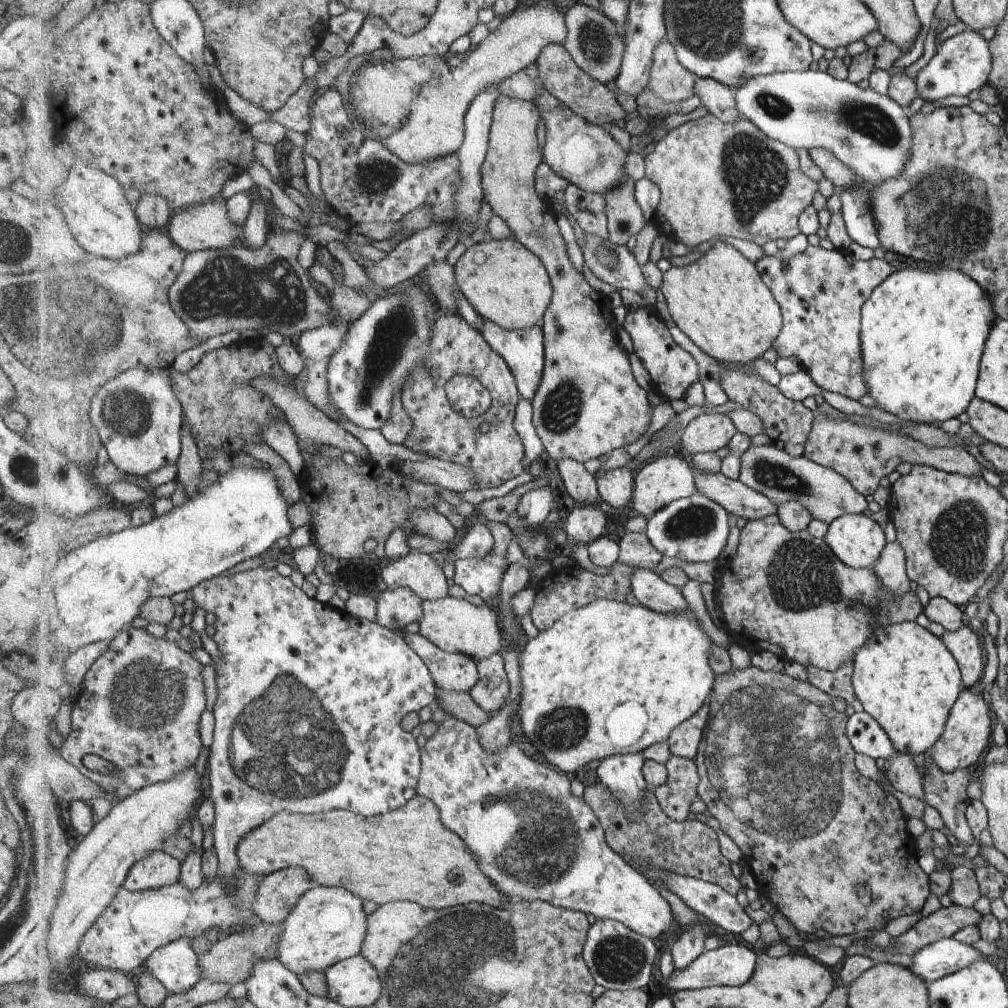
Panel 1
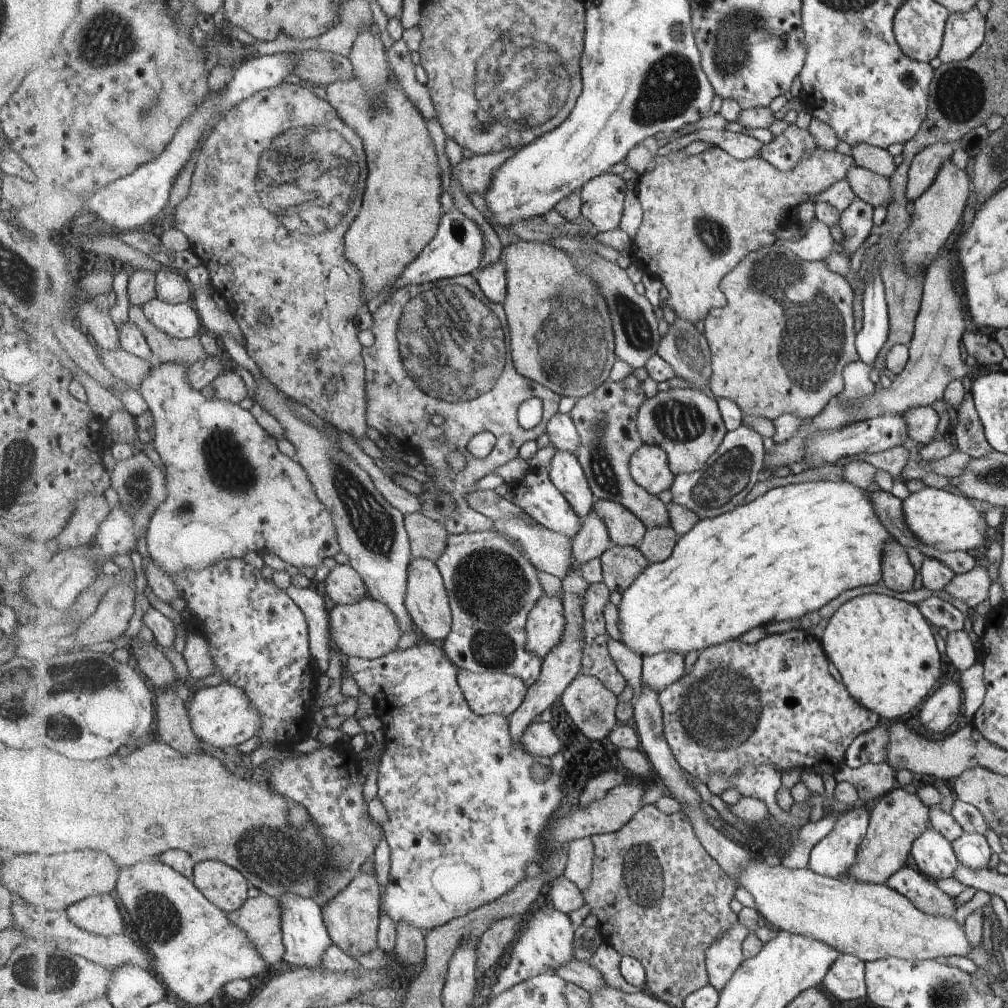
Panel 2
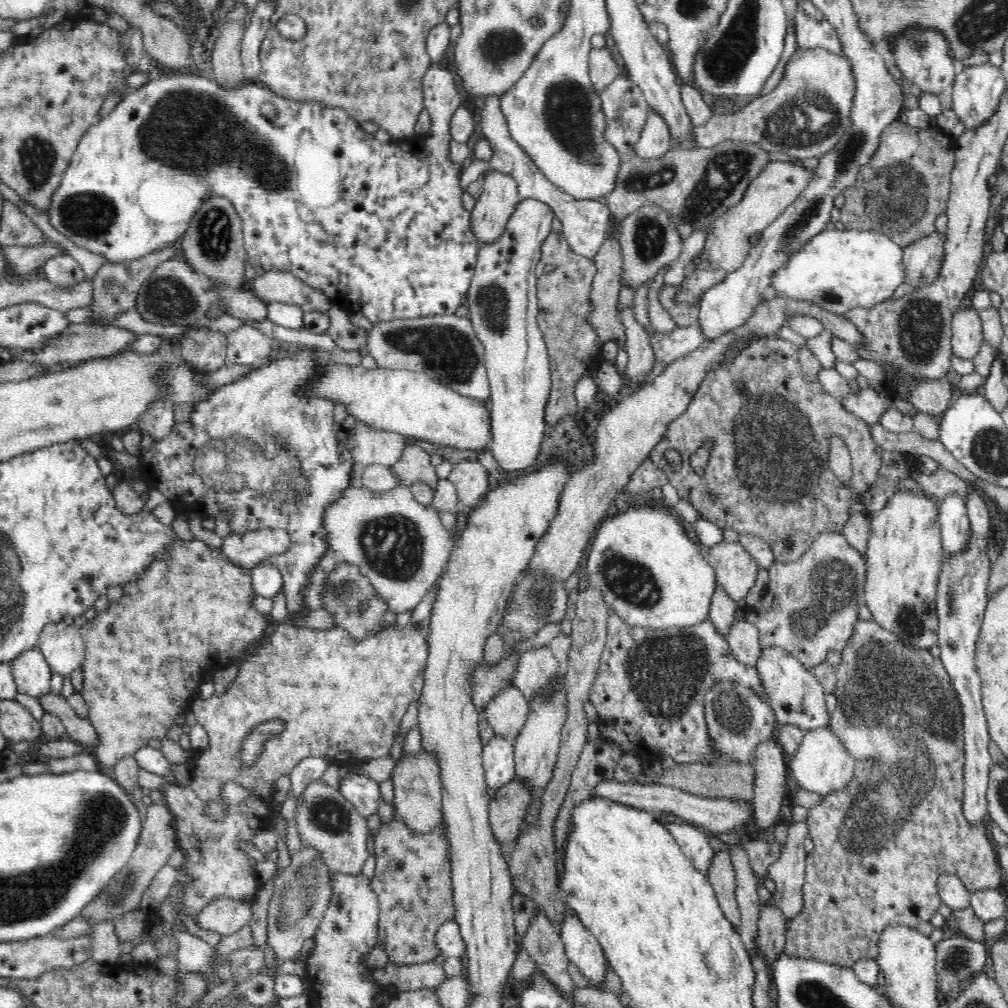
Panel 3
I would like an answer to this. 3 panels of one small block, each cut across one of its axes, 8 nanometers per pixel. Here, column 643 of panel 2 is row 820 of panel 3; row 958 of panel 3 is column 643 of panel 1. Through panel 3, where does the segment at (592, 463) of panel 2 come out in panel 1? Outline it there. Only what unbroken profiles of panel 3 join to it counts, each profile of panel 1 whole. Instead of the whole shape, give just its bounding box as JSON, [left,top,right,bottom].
[482,95,654,463]

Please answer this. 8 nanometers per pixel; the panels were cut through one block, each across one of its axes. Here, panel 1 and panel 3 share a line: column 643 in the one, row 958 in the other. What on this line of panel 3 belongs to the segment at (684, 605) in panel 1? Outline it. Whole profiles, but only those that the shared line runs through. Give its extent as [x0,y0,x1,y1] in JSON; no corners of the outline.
[560,904,609,981]

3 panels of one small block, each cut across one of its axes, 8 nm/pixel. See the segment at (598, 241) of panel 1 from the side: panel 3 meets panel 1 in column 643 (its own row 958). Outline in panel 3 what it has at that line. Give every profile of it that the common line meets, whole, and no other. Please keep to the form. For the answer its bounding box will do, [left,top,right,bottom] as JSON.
[266,848,333,969]

